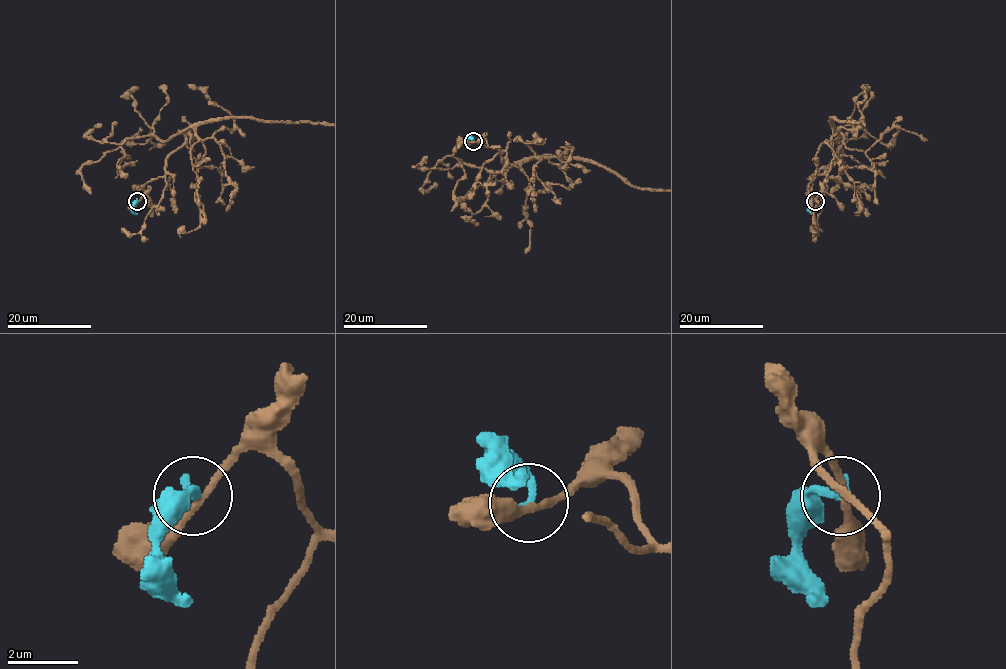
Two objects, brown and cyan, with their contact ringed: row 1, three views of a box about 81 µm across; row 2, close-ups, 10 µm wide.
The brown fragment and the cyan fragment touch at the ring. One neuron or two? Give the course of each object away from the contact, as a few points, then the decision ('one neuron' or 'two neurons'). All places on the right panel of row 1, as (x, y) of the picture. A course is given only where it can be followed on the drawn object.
cyan runs (815, 201), (810, 207), (813, 214); two neurons

